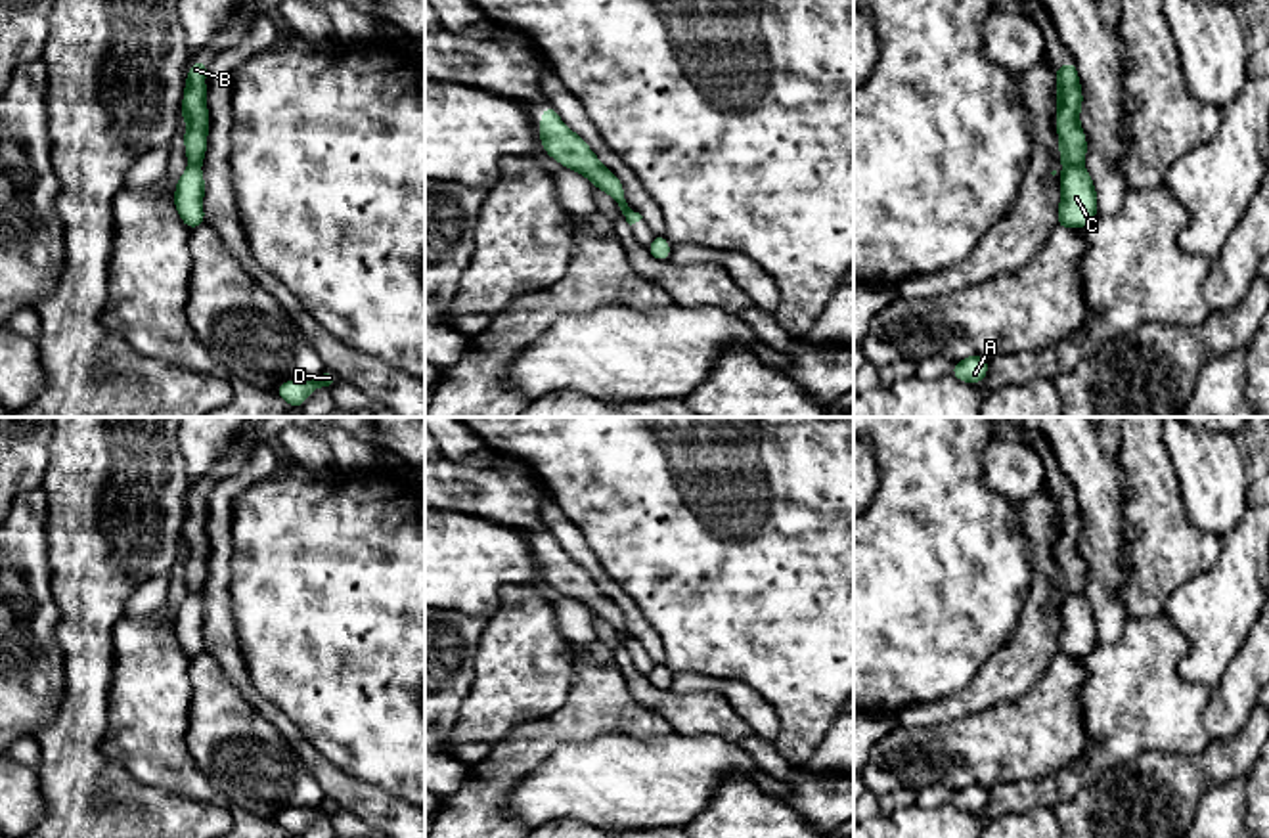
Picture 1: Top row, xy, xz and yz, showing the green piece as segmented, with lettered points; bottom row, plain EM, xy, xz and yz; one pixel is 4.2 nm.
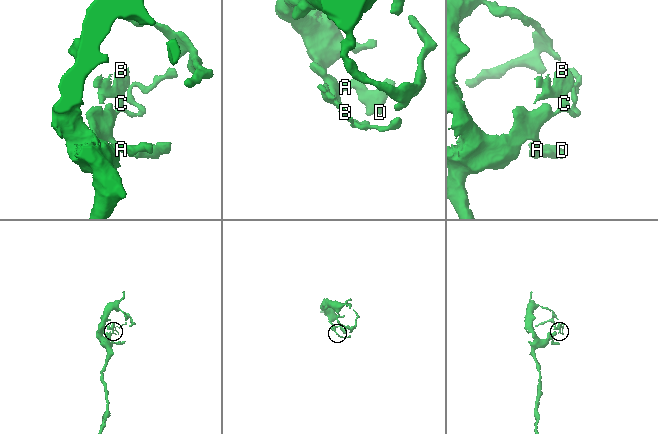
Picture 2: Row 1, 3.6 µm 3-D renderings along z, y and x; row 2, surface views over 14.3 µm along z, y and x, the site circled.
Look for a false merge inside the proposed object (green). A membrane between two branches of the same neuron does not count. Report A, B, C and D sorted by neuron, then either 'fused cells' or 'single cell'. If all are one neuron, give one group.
A C D / B | fused cells

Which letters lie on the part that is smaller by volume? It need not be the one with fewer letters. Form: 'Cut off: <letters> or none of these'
Cut off: B

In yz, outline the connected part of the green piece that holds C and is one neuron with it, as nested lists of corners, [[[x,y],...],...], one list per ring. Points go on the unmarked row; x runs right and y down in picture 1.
[[[1078,593],[1064,595],[1057,656],[1081,658],[1095,649],[1097,639],[1099,631],[1091,603]]]

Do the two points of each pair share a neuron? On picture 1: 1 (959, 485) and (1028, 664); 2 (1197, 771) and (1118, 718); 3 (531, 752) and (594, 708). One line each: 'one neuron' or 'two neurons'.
1: two neurons
2: two neurons
3: one neuron

